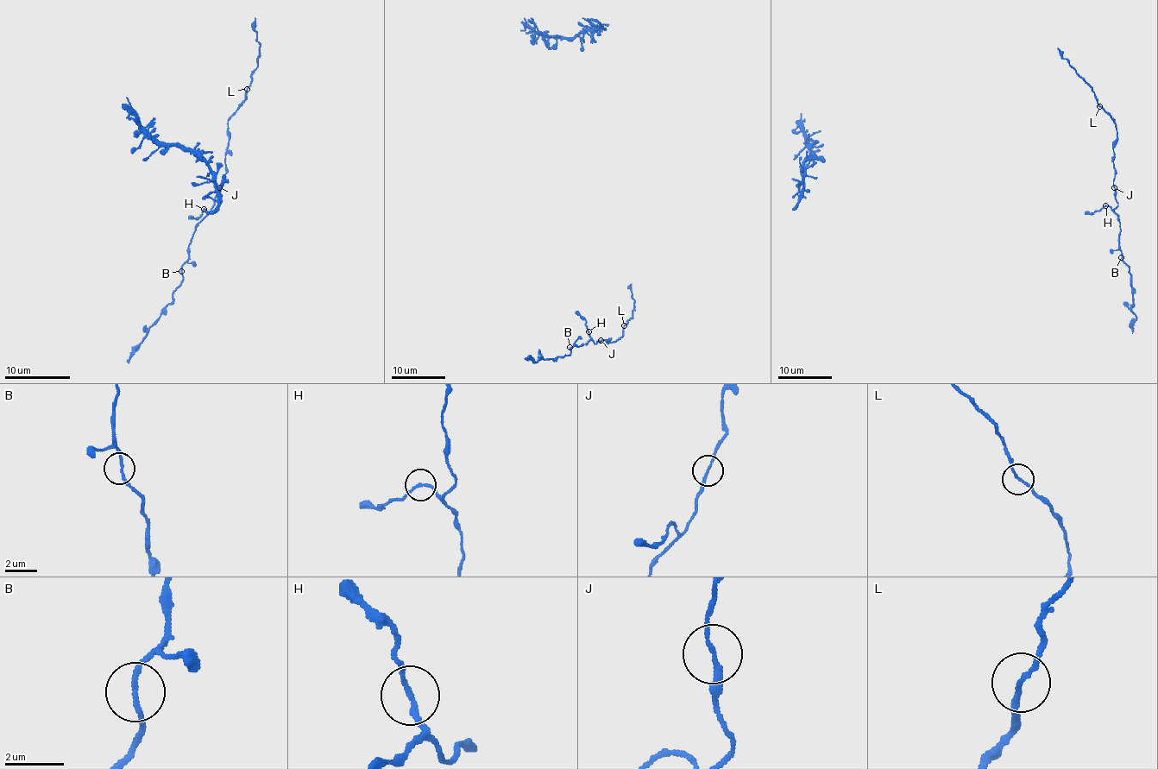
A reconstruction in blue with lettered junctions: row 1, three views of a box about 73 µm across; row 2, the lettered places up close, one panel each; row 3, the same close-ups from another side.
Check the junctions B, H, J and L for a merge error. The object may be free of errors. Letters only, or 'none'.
none

